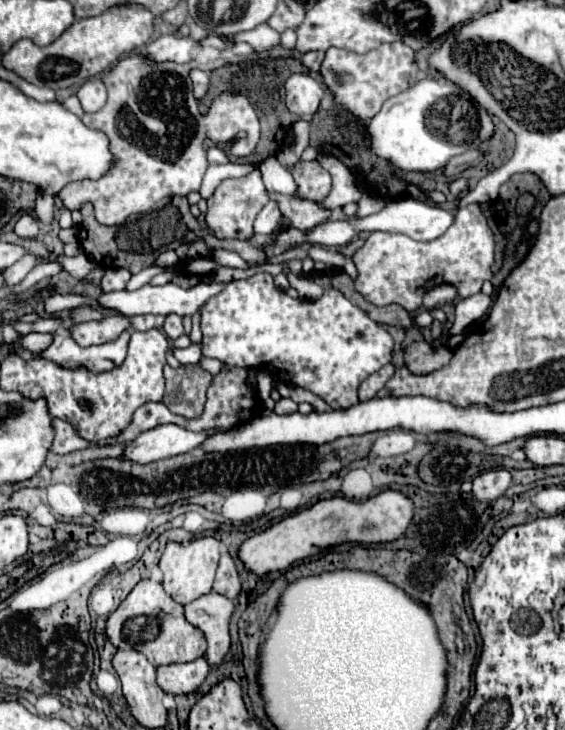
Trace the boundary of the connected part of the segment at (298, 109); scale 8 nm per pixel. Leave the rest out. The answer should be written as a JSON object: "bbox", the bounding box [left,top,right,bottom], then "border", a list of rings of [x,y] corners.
{"bbox":[286,74,322,116],"border":[[[292,74],[286,80],[286,108],[298,116],[312,116],[322,94],[322,86],[310,74]]]}

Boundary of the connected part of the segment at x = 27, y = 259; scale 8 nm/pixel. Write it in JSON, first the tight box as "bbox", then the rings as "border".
{"bbox":[4,254,40,286],"border":[[[30,254],[22,256],[14,266],[10,266],[10,268],[4,270],[4,282],[6,282],[8,286],[22,282],[24,276],[26,276],[34,266],[38,266],[38,262],[40,262],[40,260],[34,258],[34,256],[30,256]]]}

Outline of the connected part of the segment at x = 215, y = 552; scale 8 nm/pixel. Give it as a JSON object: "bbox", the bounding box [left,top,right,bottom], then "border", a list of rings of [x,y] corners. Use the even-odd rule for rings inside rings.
{"bbox":[160,536,220,604],"border":[[[212,536],[196,538],[186,544],[182,542],[168,542],[164,554],[160,558],[160,568],[164,572],[164,590],[180,604],[190,604],[192,600],[212,592],[214,574],[220,560],[220,542]]]}

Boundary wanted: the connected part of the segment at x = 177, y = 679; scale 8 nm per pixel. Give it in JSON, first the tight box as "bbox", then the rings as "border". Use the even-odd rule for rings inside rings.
{"bbox":[158,656,210,694],"border":[[[204,656],[184,664],[158,666],[158,686],[170,694],[190,694],[204,682],[208,670],[210,664]]]}

